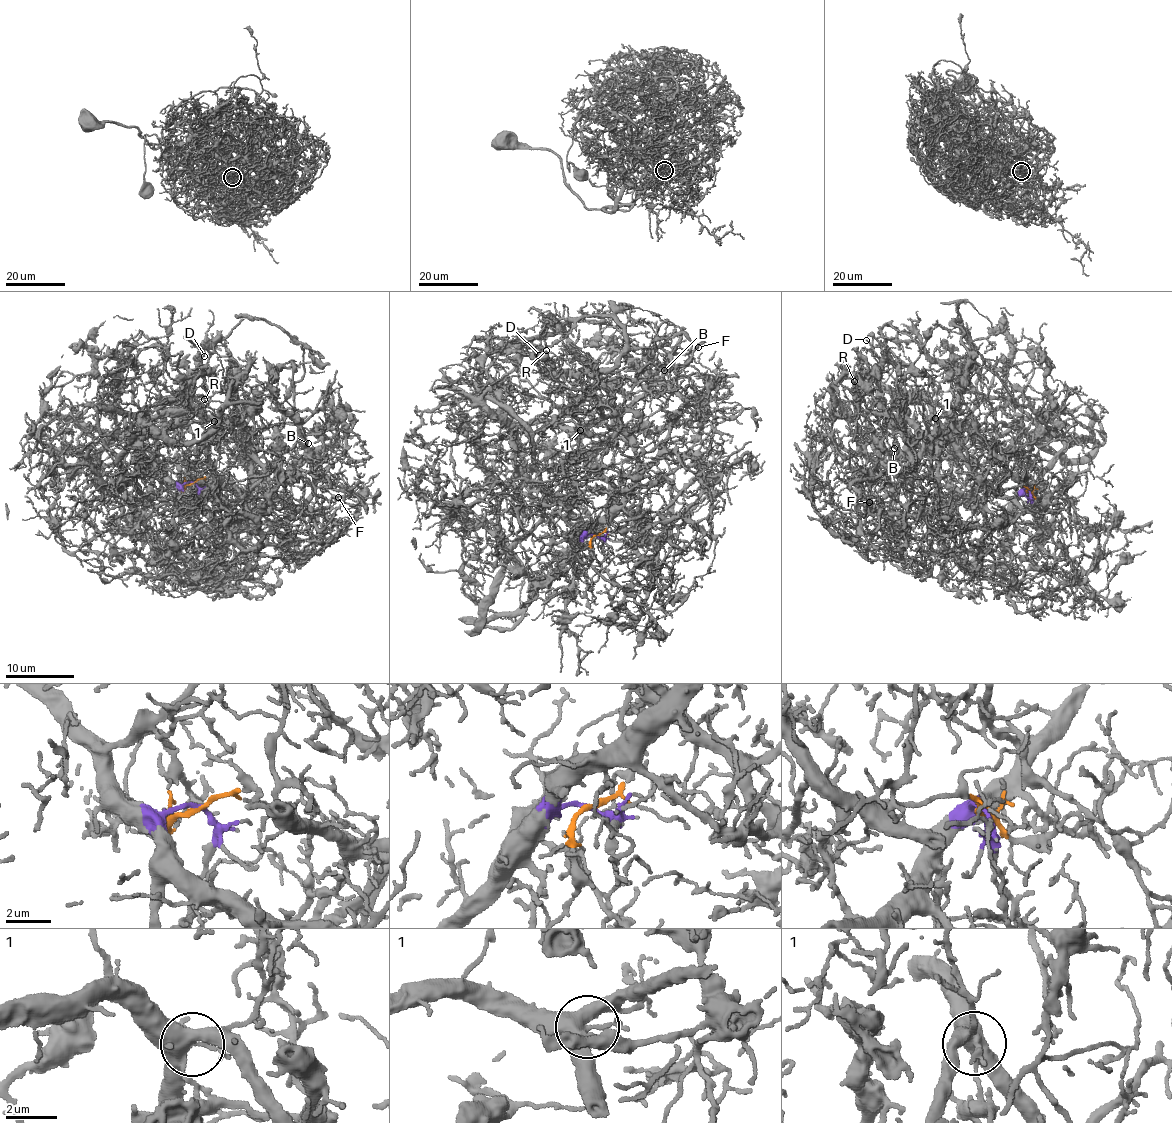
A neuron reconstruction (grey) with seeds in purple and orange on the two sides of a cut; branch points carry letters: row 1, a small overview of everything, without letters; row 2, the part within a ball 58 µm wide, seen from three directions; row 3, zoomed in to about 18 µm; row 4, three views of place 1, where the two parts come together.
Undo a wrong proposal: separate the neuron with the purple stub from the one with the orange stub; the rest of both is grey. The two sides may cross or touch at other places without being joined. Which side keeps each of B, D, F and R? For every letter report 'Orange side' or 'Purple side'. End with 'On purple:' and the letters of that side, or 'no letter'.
B: Purple side
D: Purple side
F: Orange side
R: Purple side
On purple: B, D, R

